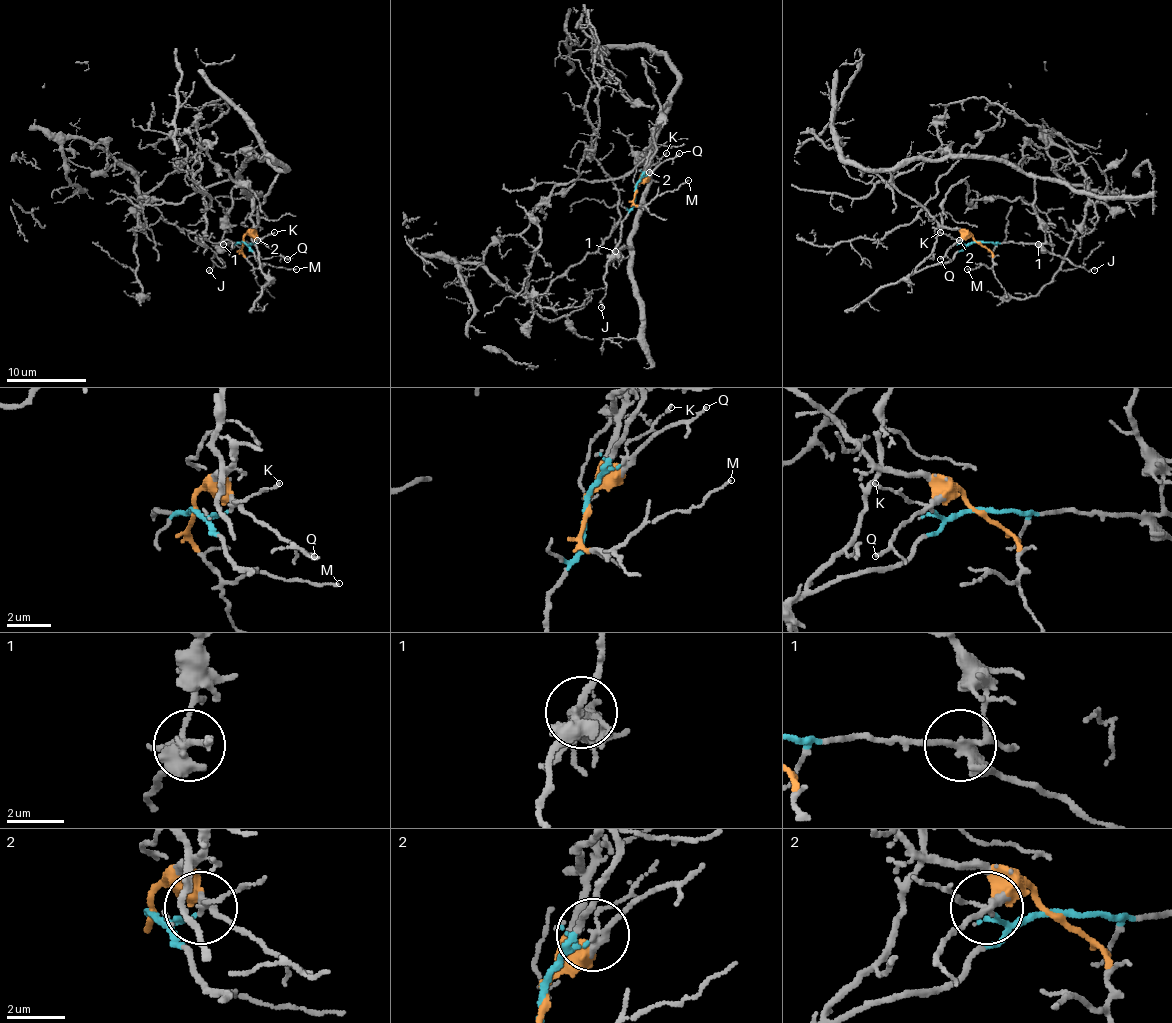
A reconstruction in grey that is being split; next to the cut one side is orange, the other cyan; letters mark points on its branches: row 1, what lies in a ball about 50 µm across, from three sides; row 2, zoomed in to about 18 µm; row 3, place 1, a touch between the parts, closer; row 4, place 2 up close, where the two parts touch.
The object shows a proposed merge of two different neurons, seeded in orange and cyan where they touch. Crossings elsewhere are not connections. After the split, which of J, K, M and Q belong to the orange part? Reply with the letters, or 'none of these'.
M, Q

